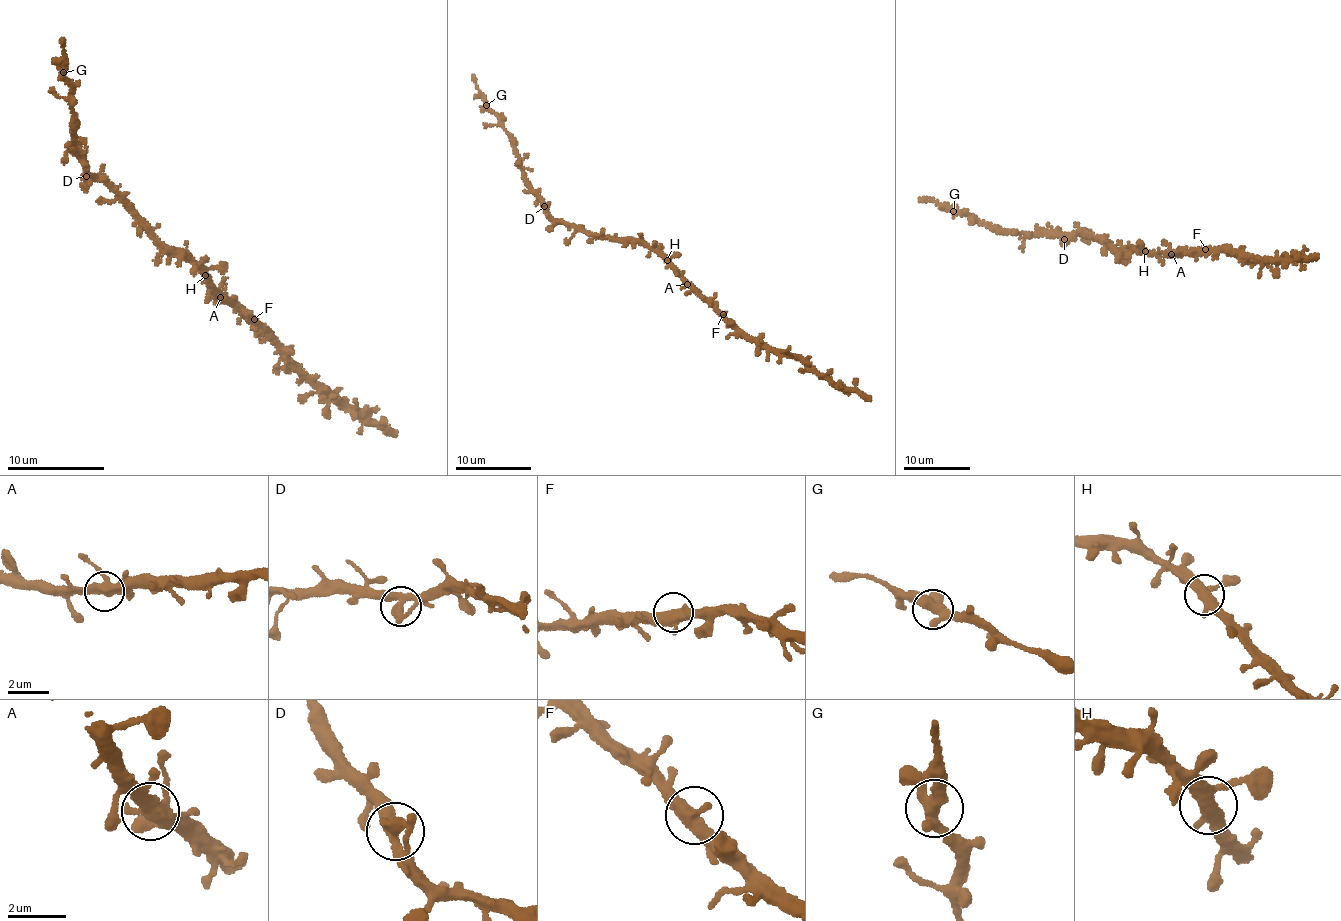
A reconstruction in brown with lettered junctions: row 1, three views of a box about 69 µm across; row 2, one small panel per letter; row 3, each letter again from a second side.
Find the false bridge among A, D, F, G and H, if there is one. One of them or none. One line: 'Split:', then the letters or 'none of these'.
Split: none of these

